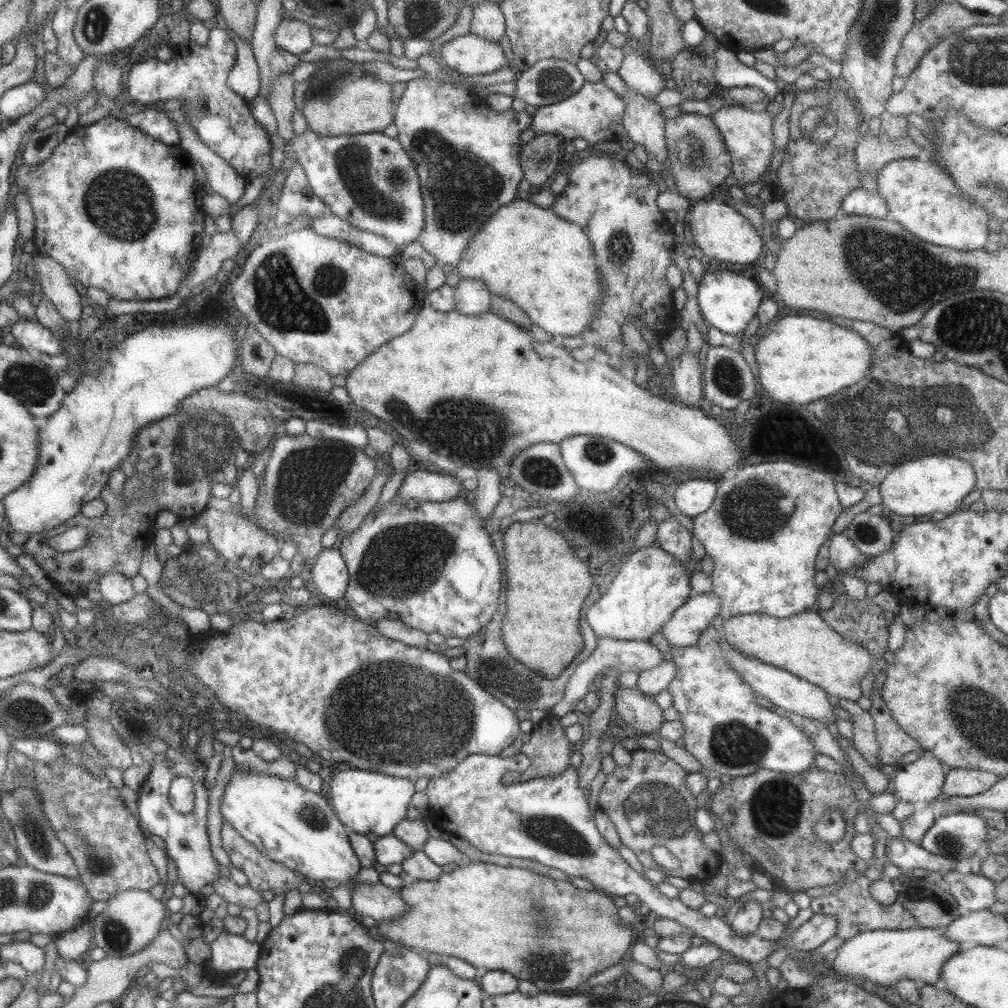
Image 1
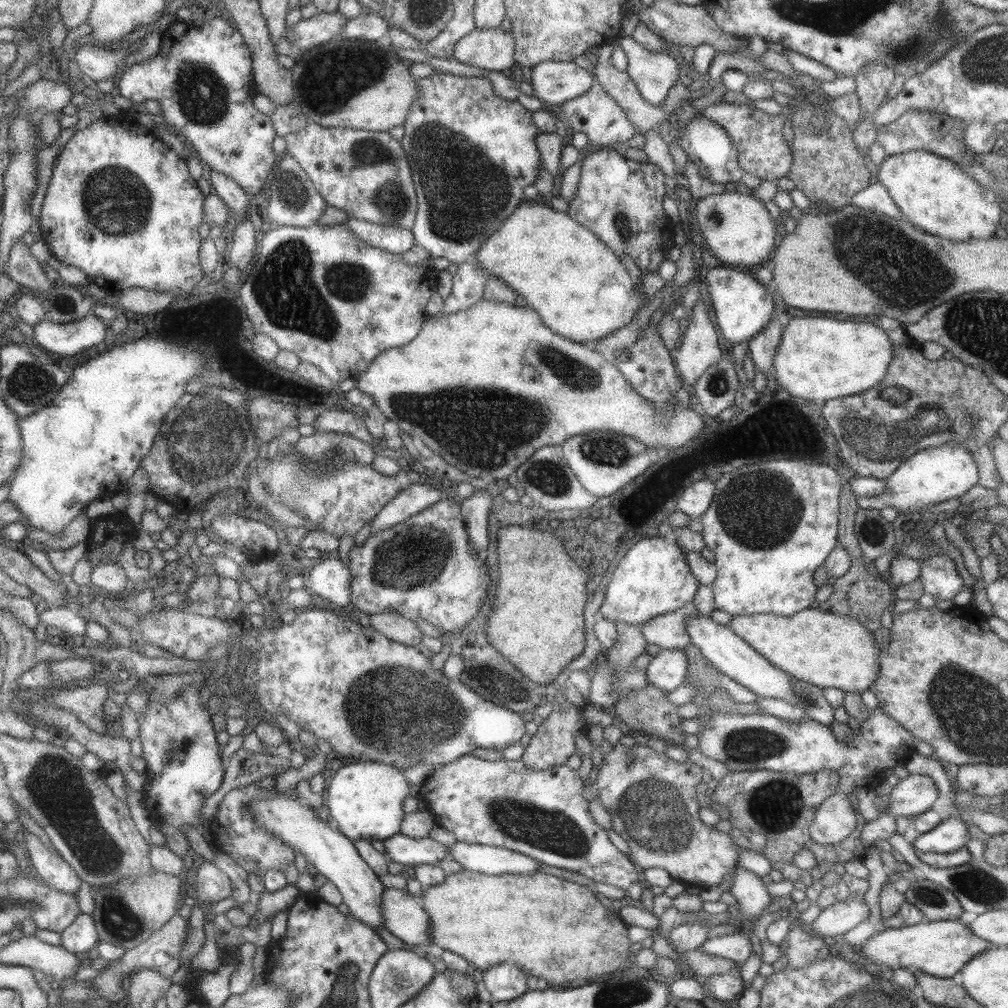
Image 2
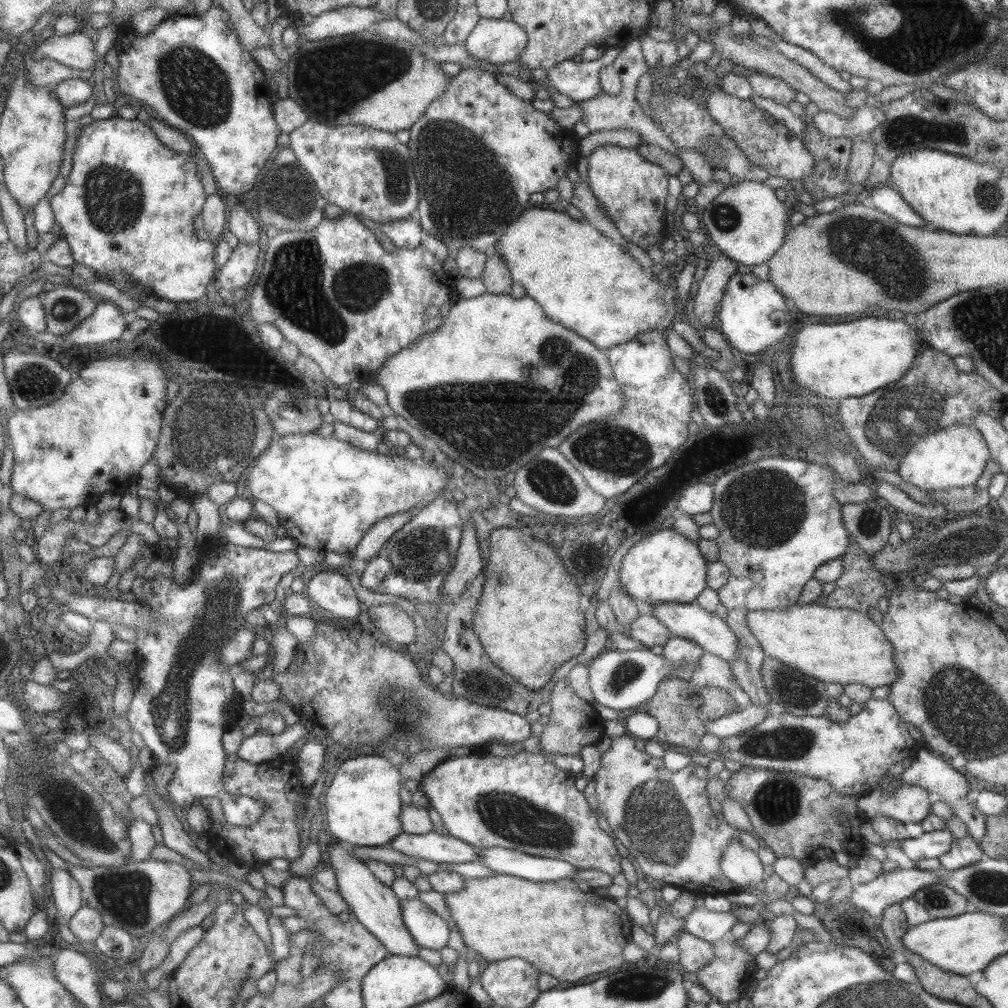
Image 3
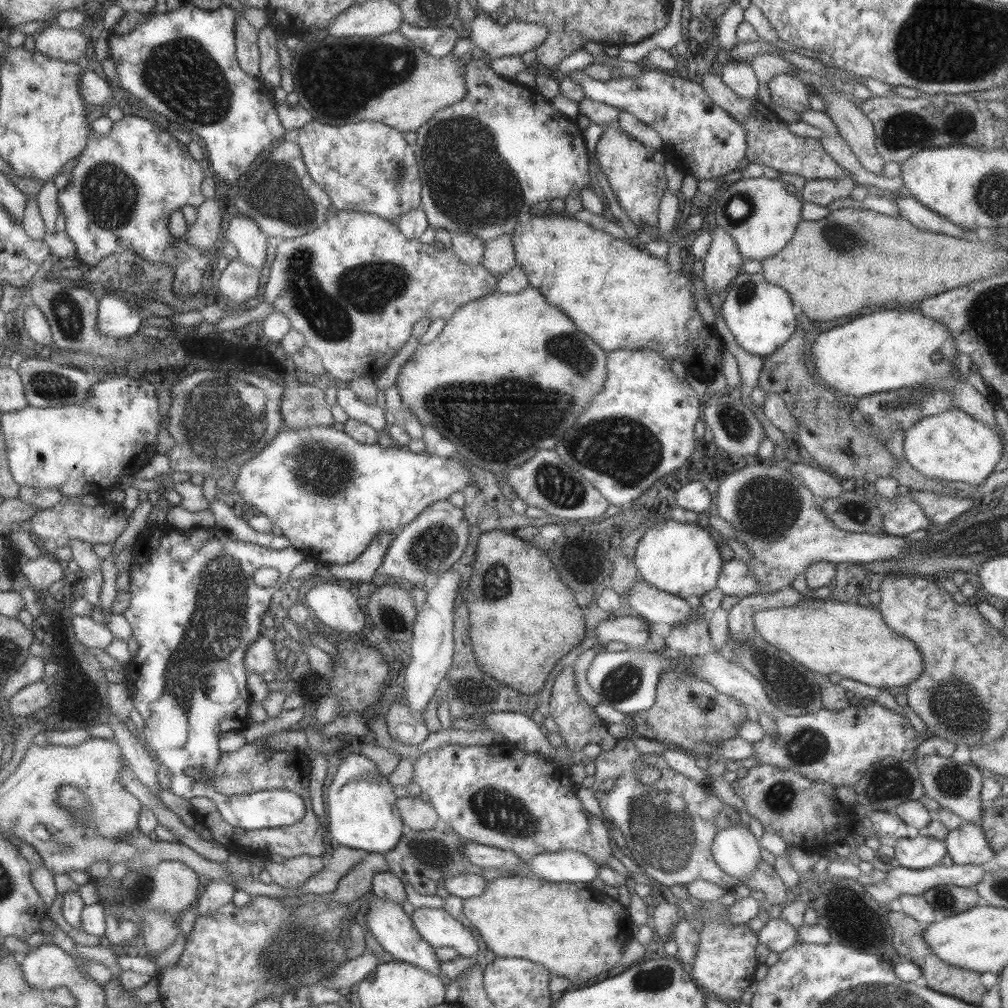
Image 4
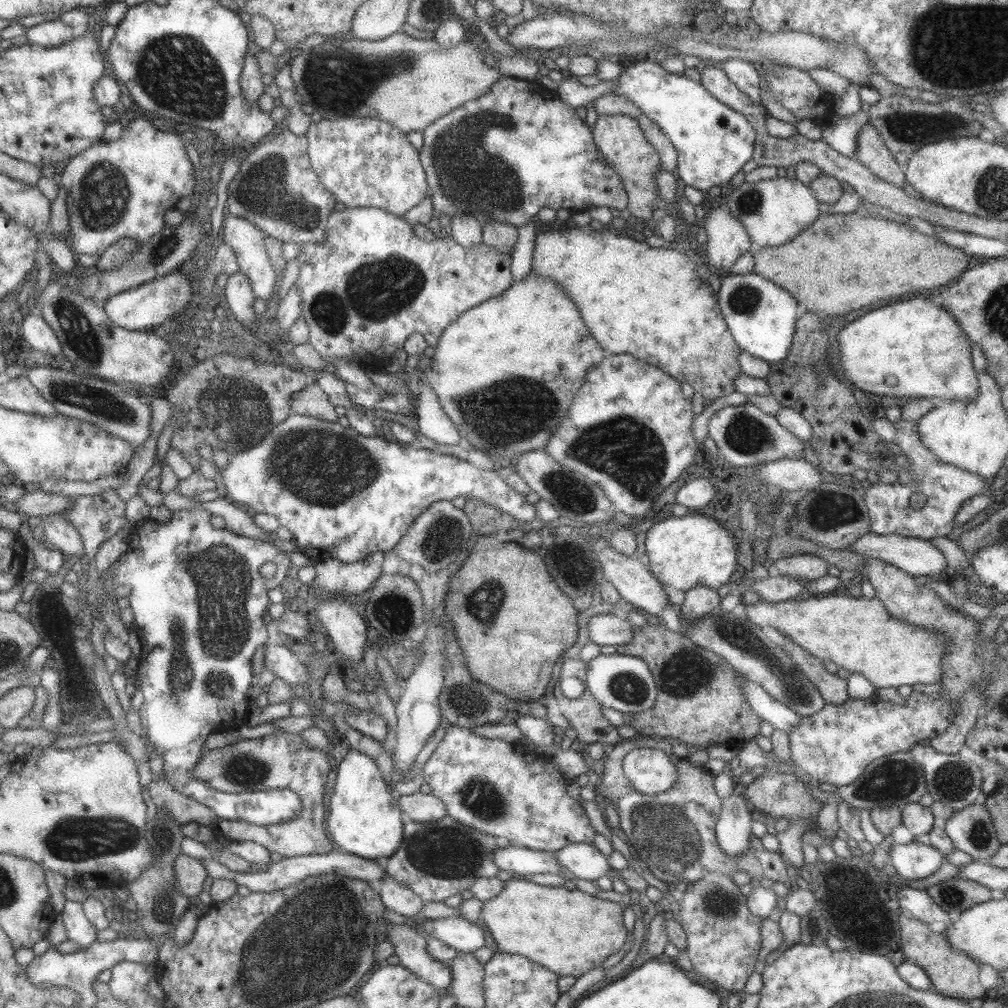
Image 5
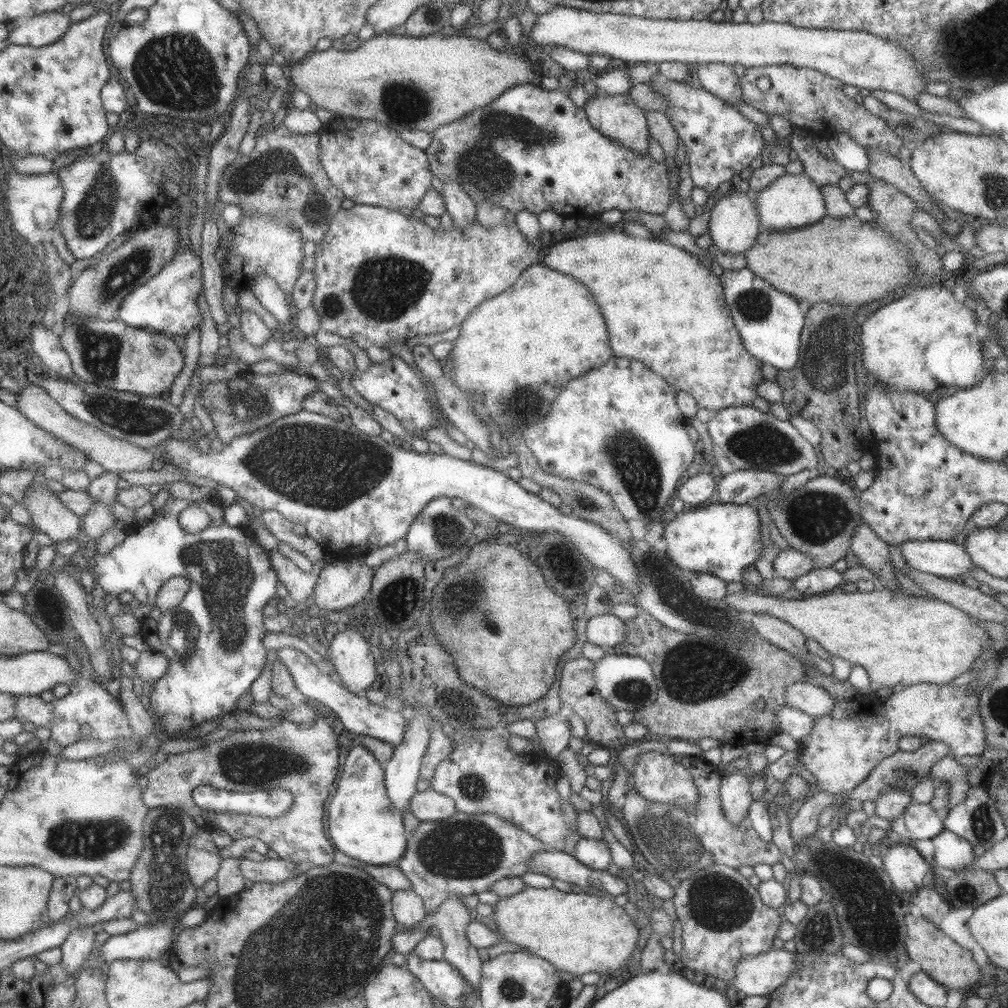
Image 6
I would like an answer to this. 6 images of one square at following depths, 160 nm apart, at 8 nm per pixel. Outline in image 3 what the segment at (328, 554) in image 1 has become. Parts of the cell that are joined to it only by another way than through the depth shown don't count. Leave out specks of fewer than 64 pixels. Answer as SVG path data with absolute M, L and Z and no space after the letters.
M319 569L307 584L306 596L331 618L357 618L359 601L347 577L331 569Z

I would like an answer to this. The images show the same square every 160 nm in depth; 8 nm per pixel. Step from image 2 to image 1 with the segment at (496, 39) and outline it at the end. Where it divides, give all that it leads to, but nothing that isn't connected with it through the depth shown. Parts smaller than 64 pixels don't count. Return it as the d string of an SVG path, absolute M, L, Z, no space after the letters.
M471 32L444 42L436 57L462 76L489 74L510 65L499 42L485 40Z

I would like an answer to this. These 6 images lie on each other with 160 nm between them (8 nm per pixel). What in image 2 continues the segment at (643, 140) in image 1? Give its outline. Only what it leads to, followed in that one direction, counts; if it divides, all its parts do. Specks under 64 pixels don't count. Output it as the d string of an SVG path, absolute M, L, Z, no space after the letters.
M604 43L599 46L599 51L596 57L599 59L594 65L594 79L601 85L601 88L623 109L627 120L635 126L637 133L645 135L647 132L655 129L655 126L660 125L664 120L670 120L675 108L679 106L681 100L693 98L693 93L677 80L667 93L666 99L663 100L660 107L653 106L647 102L637 90L635 83L629 78L625 71L617 70L610 63L611 45Z

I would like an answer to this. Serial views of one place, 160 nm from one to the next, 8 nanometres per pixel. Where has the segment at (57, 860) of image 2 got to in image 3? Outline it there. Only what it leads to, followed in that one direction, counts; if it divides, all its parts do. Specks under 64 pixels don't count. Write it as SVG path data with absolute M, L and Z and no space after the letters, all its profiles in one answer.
M51 866L49 886L58 920L64 923L81 907L81 885L66 870Z

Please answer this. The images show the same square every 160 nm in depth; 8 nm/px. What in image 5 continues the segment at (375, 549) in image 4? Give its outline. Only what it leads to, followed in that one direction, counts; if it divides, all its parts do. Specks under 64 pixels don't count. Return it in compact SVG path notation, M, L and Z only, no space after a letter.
M375 551L351 564L343 564L334 558L312 562L316 573L309 584L317 591L321 588L323 595L328 596L361 594L377 580L383 558L383 551Z

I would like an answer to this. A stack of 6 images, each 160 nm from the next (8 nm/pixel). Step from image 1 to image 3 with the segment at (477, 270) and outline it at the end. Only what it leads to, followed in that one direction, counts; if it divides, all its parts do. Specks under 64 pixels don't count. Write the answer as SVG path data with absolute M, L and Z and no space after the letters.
M540 205L535 208L525 209L523 210L523 212L521 212L521 214L519 214L519 216L515 219L515 222L513 222L513 224L509 224L509 228L507 228L507 232L504 232L500 237L498 237L498 241L496 242L495 245L493 245L490 248L490 251L492 251L494 254L498 254L500 258L504 260L504 263L507 264L507 269L509 269L512 283L520 284L520 287L523 288L524 293L527 296L531 296L531 298L535 300L535 302L539 304L541 308L543 308L543 312L545 312L545 316L549 320L551 320L551 322L556 322L557 324L560 324L561 326L564 326L565 328L572 330L573 332L576 332L576 334L582 336L585 340L588 340L589 342L591 342L591 344L594 344L600 350L605 350L605 349L607 350L609 347L614 347L615 344L627 342L628 340L631 340L635 335L638 335L639 332L650 331L651 329L656 331L661 331L664 335L666 335L668 331L663 332L663 330L665 330L665 327L669 328L669 324L671 324L671 322L673 323L674 320L678 319L679 305L677 304L676 301L677 298L676 290L675 290L676 287L675 284L673 284L674 283L673 280L666 283L658 282L656 276L654 276L652 272L643 270L643 268L640 267L640 264L637 261L635 261L633 257L631 257L628 251L619 248L610 238L607 238L606 236L601 236L601 234L599 234L599 232L597 232L597 230L595 230L595 228L593 228L593 226L591 226L588 222L578 221L577 219L573 219L571 218L571 216L568 216L566 213L555 212L555 210L551 210L547 207L542 207Z

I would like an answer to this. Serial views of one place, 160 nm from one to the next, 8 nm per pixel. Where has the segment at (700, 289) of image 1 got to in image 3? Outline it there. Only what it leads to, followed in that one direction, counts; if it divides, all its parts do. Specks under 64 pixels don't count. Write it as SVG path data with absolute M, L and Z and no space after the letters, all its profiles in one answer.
M735 272L725 284L719 301L719 329L721 335L733 348L746 354L761 354L775 348L787 332L789 314L785 300L767 281L761 281L751 274Z

